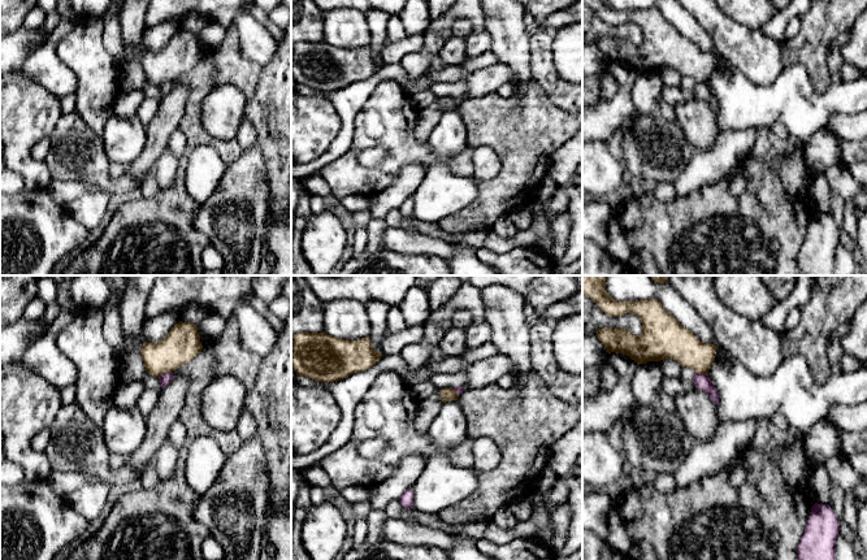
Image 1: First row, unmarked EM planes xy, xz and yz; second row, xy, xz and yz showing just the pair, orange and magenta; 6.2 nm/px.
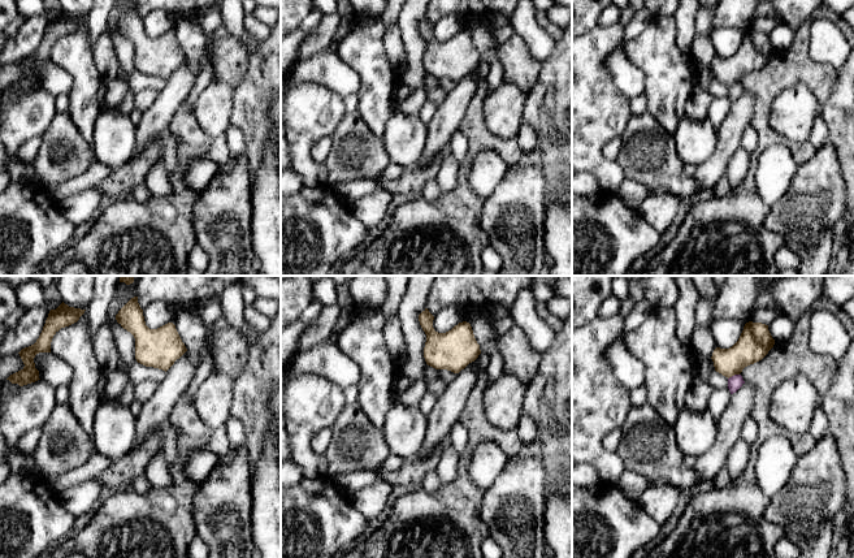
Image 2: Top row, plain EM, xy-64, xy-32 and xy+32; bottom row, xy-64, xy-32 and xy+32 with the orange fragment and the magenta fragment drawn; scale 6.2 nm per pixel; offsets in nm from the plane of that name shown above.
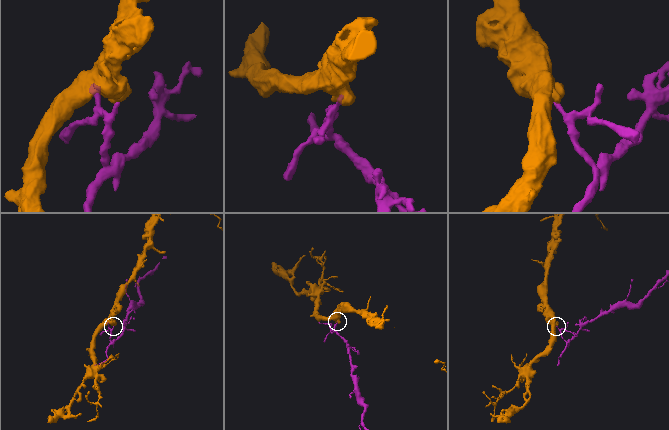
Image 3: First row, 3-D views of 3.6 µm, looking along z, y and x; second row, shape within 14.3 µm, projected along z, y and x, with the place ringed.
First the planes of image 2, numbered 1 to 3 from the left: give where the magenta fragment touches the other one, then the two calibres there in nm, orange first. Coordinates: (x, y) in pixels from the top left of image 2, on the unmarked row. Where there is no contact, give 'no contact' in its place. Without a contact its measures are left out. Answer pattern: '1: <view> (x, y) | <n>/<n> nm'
1: no contact
2: no contact
3: xy+32 (733, 83) | 200/90 nm

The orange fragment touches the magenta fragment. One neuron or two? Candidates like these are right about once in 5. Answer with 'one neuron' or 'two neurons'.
two neurons

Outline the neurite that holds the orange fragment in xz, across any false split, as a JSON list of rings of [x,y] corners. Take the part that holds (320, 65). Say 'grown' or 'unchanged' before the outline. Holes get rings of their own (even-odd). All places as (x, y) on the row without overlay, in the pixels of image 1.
unchanged; [[[303,40],[294,43],[291,75],[296,84],[329,92],[372,77],[381,65],[369,44],[346,49],[325,42]]]

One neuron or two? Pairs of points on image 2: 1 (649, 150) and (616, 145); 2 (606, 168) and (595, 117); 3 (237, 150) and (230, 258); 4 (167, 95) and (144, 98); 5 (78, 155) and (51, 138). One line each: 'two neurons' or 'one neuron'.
1: two neurons
2: one neuron
3: two neurons
4: two neurons
5: one neuron

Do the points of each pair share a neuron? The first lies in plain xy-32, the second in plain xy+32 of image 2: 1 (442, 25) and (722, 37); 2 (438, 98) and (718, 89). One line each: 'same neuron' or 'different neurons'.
1: same neuron
2: same neuron

